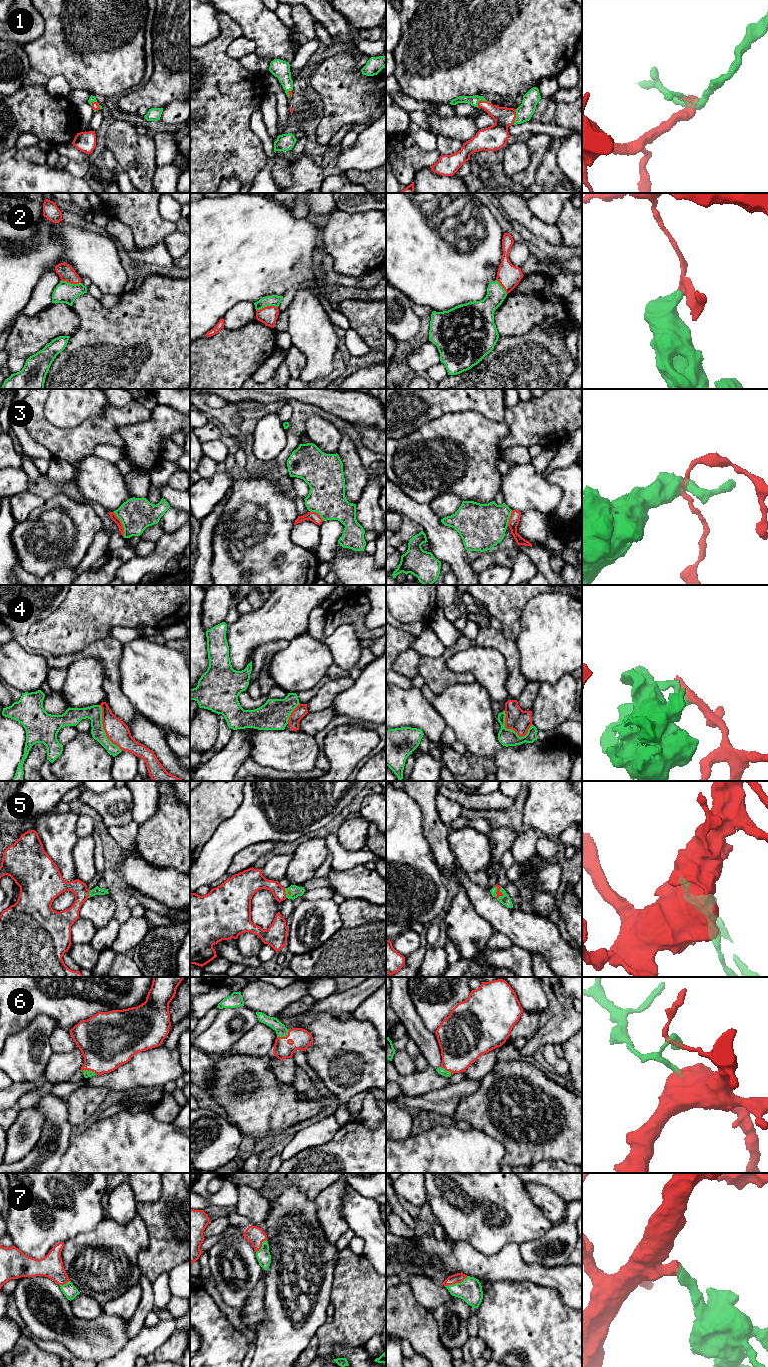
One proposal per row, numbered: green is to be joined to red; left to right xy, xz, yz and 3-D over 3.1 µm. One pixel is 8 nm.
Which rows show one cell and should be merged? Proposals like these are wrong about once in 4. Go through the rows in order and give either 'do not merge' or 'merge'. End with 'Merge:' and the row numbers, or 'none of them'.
1: merge
2: do not merge
3: do not merge
4: do not merge
5: merge
6: merge
7: merge
Merge: 1, 5, 6, 7

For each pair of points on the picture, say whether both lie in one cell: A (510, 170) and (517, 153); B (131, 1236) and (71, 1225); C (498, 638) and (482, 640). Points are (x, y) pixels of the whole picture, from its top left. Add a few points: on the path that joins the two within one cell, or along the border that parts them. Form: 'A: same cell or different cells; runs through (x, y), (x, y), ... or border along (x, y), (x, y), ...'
A: same cell; runs through (510, 166), (516, 157)
B: different cells; border along (106, 1216), (94, 1228), (80, 1232), (70, 1238)
C: same cell; runs through (494, 638), (486, 638)

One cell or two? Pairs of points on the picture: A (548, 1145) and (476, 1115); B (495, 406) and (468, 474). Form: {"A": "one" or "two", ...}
{"A": "one", "B": "two"}

